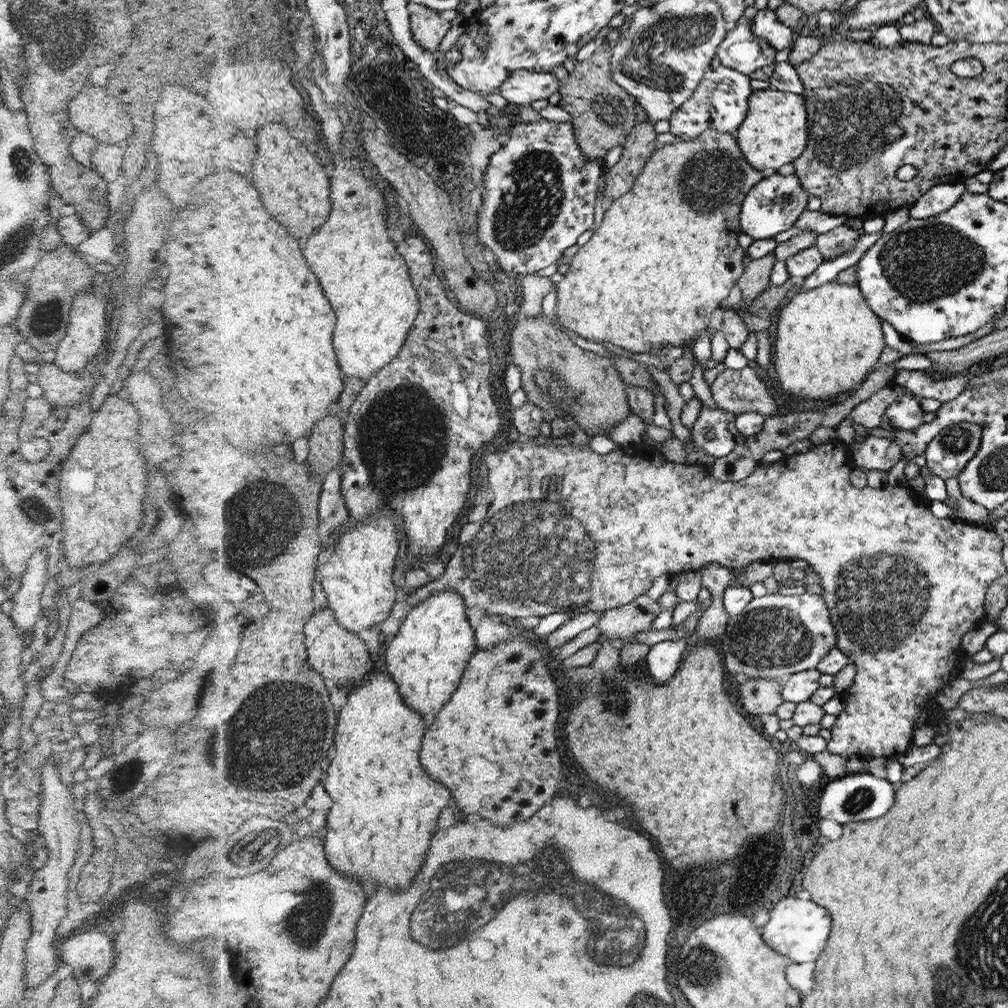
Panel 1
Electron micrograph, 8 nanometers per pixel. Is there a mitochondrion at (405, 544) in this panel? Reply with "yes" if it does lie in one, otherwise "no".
no

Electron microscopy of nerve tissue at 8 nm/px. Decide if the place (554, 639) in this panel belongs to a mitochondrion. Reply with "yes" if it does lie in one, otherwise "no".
no

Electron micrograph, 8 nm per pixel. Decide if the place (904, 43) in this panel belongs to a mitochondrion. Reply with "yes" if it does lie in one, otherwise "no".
no

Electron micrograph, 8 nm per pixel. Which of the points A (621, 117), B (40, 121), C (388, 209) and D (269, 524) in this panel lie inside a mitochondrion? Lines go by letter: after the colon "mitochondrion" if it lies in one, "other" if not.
A: mitochondrion
B: other
C: other
D: mitochondrion

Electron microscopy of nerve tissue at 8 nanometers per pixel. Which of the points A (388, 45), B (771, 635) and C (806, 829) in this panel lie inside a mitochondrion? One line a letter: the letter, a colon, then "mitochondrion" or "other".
A: other
B: mitochondrion
C: other

